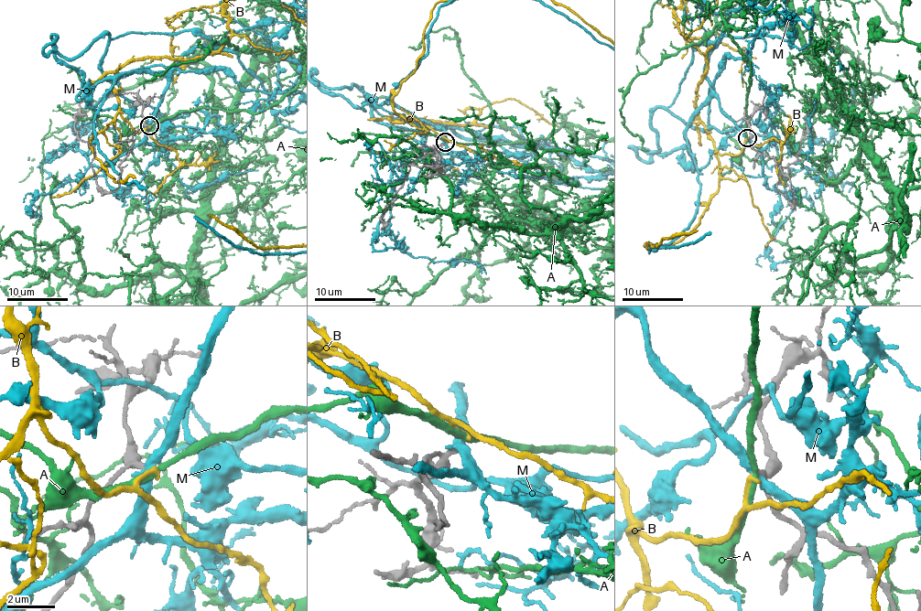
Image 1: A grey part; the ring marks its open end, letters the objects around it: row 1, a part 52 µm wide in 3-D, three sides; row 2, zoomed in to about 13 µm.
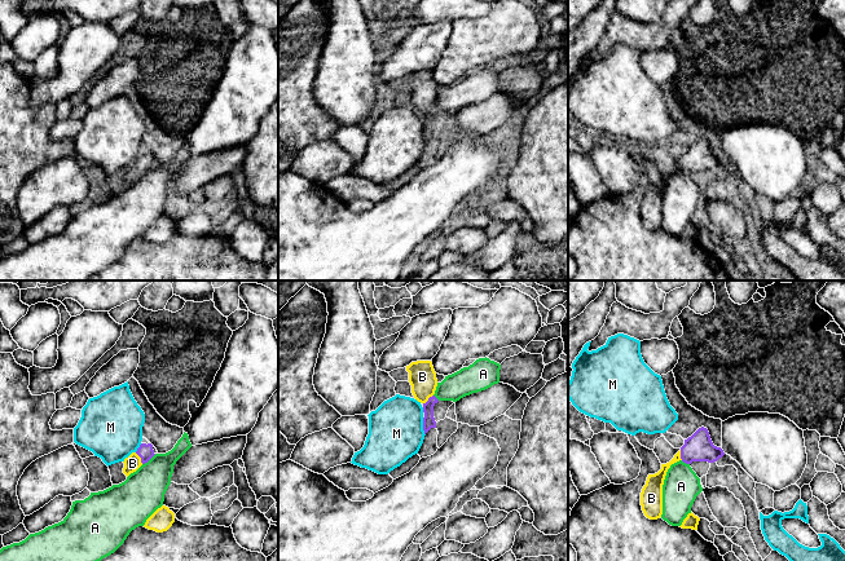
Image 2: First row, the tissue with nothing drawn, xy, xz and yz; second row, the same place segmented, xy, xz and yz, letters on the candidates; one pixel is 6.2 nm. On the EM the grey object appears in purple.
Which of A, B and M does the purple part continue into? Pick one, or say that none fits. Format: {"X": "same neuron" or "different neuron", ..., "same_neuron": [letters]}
{"A": "different neuron", "B": "same neuron", "M": "different neuron", "same_neuron": ["B"]}

